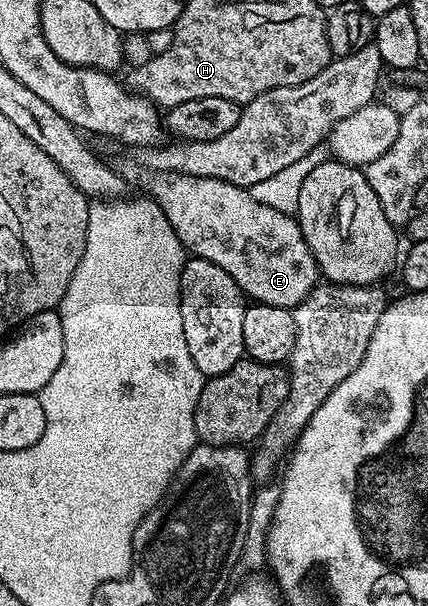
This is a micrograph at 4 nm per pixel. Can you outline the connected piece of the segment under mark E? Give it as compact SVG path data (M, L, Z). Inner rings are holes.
M135 163L121 167L123 178L131 185L139 179L147 190L144 192L159 204L169 225L173 225L184 248L194 258L221 265L248 300L294 309L320 282L319 266L295 215L269 209L261 199L253 198L248 188L229 181L141 170L140 164Z

